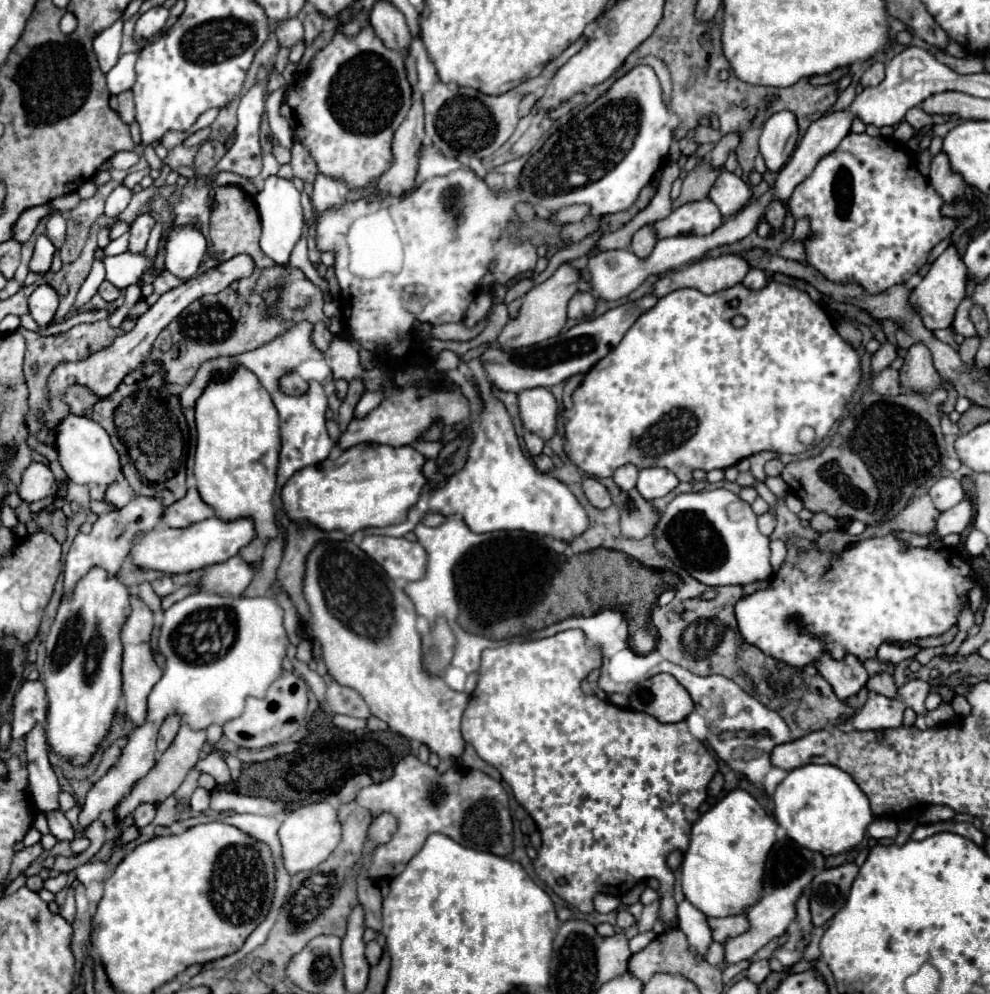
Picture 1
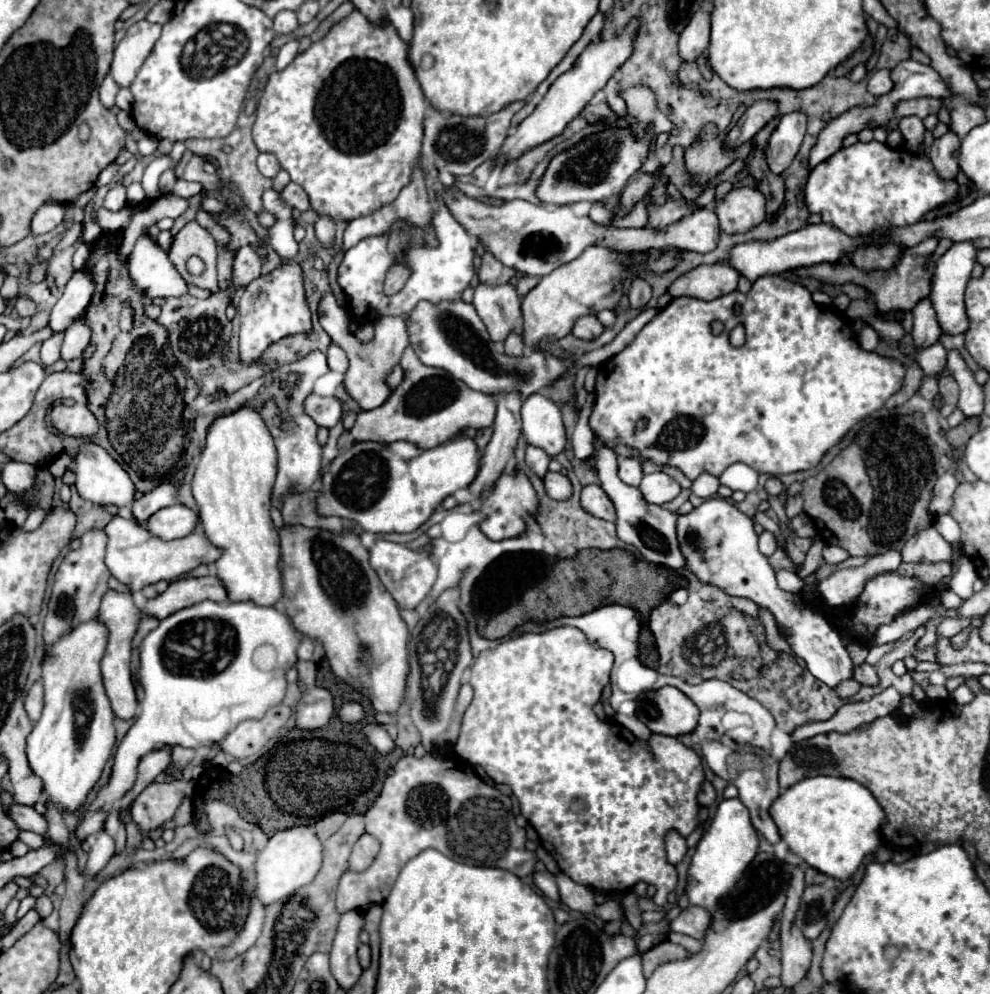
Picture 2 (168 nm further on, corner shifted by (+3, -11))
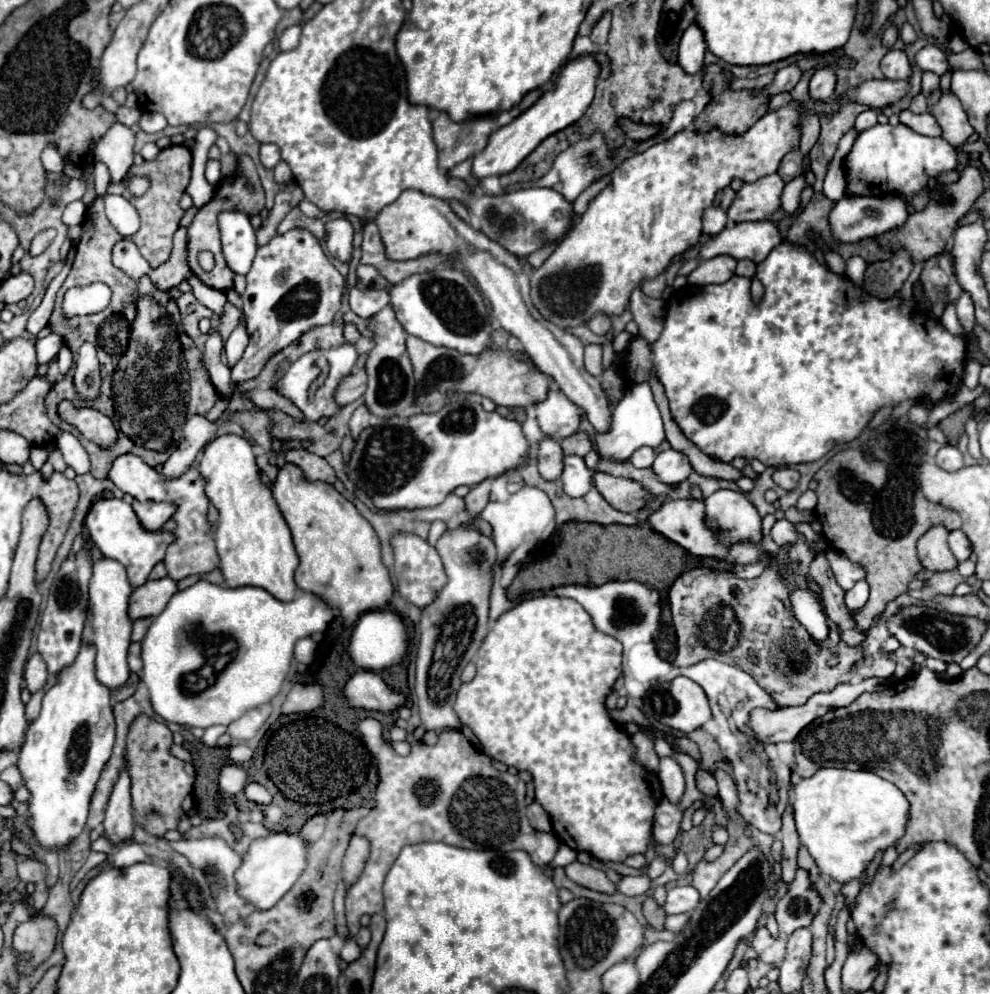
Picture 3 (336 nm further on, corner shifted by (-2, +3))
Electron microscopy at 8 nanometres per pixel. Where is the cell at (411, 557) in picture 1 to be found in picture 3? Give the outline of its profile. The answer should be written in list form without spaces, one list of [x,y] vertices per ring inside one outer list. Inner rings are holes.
[[[396,534],[392,538],[392,548],[394,548],[394,556],[396,556],[396,562],[394,562],[396,590],[400,592],[400,596],[404,600],[408,600],[410,604],[424,610],[428,604],[432,604],[432,600],[440,592],[440,588],[444,588],[444,584],[446,584],[446,572],[444,572],[440,554],[436,552],[434,546],[430,546],[426,540],[422,540],[420,536],[414,536],[414,534]]]

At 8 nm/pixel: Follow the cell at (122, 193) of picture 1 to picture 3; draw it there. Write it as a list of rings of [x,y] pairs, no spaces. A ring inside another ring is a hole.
[[[120,122],[112,124],[112,128],[96,142],[94,148],[94,160],[104,162],[108,166],[114,182],[124,180],[126,172],[132,166],[132,156],[134,156],[134,132]]]

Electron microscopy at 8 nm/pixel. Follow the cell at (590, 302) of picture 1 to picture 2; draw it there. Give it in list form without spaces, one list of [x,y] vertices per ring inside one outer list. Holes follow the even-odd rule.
[[[593,314],[579,318],[579,320],[575,322],[575,326],[573,326],[573,336],[583,338],[583,340],[597,338],[601,332],[603,332],[603,324],[601,324],[601,322],[597,320],[597,316],[593,316]]]

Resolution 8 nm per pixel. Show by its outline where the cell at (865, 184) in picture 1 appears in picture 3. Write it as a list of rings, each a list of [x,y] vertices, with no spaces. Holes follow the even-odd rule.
[[[876,124],[864,130],[850,154],[846,156],[846,180],[848,194],[854,196],[888,196],[888,194],[904,194],[910,202],[916,192],[920,192],[928,178],[938,176],[942,172],[954,170],[956,148],[952,148],[944,138],[930,138],[916,134],[906,124]]]

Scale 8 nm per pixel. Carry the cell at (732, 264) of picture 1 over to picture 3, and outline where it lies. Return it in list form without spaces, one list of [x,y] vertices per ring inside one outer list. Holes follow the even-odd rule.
[[[716,256],[700,262],[700,266],[688,276],[690,284],[706,286],[706,284],[724,284],[734,276],[736,260],[732,256]]]

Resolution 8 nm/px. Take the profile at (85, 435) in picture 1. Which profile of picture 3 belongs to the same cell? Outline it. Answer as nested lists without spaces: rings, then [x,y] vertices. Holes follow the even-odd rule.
[[[124,454],[118,456],[108,472],[108,478],[126,494],[134,496],[136,500],[152,500],[152,502],[172,502],[176,504],[176,512],[172,516],[172,520],[176,522],[176,528],[172,530],[172,534],[176,536],[174,542],[168,546],[166,556],[164,556],[164,564],[168,570],[168,576],[172,580],[182,580],[186,576],[200,576],[200,574],[208,574],[214,568],[218,568],[220,556],[216,552],[214,546],[214,528],[208,522],[206,514],[208,514],[208,496],[204,492],[206,488],[206,480],[200,476],[198,468],[188,468],[188,472],[184,472],[184,476],[176,478],[176,480],[164,480],[160,476],[160,472],[152,466],[148,466],[142,458],[134,456],[134,454]]]

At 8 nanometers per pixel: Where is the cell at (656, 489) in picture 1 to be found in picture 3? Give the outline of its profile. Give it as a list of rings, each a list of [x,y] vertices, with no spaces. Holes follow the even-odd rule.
[[[668,448],[664,452],[658,452],[658,456],[652,464],[652,470],[660,478],[660,482],[676,486],[690,476],[692,466],[690,466],[688,456],[684,456],[684,452],[676,452],[676,450]]]

